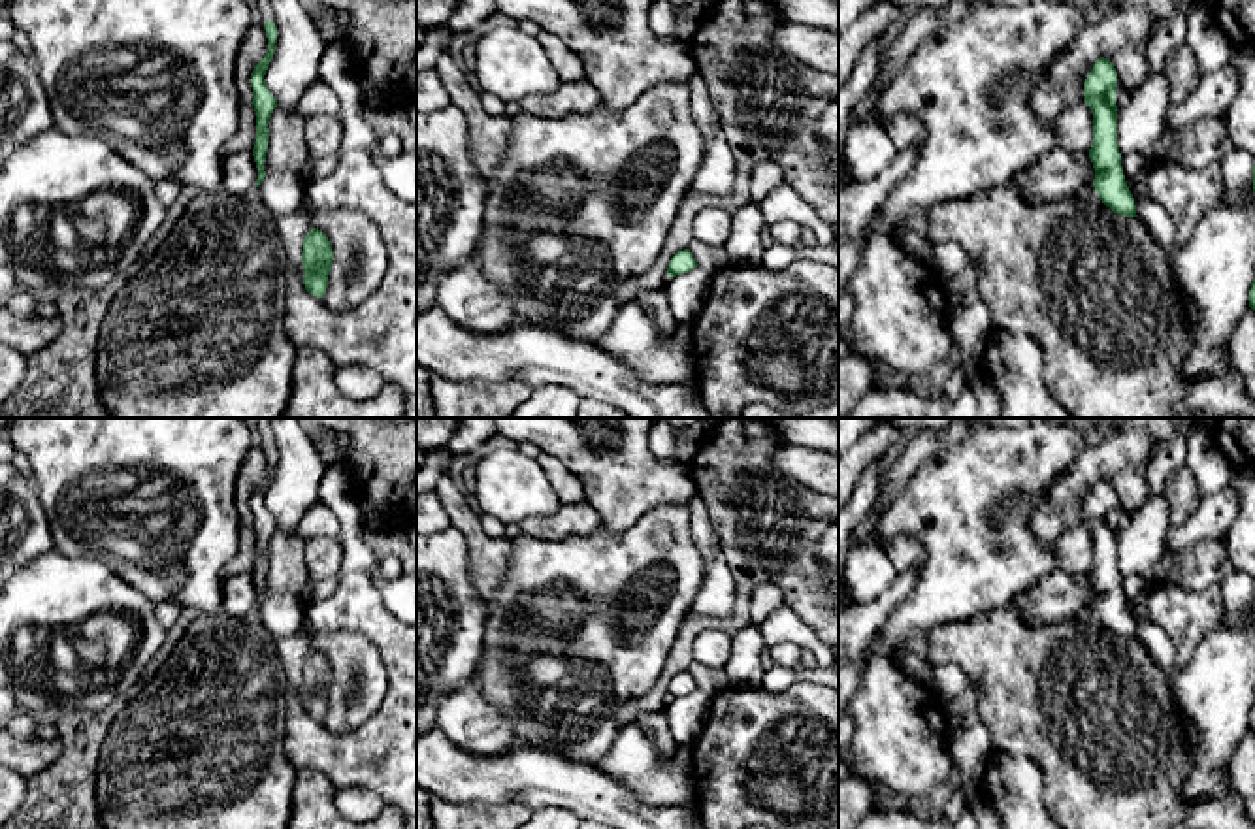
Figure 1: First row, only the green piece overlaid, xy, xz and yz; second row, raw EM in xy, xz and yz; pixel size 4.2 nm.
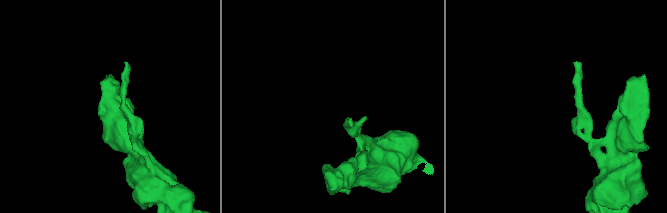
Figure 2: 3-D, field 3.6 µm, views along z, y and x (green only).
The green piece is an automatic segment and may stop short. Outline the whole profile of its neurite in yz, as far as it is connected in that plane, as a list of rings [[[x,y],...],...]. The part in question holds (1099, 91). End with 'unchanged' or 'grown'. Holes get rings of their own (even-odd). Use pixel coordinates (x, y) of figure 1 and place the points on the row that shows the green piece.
[[[1100,57],[1095,60],[1085,83],[1084,102],[1093,113],[1093,145],[1089,158],[1095,168],[1093,187],[1106,207],[1123,217],[1138,217],[1134,198],[1127,187],[1117,145],[1117,72]]] | unchanged

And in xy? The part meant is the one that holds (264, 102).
[[[273,21],[264,23],[266,38],[268,38],[268,53],[264,58],[254,66],[251,73],[251,87],[253,87],[253,106],[256,111],[256,141],[253,147],[253,156],[258,168],[258,179],[256,187],[264,181],[266,171],[264,171],[264,162],[266,162],[266,153],[268,153],[268,139],[269,139],[269,117],[273,109],[277,107],[275,96],[269,92],[264,75],[266,70],[273,58],[275,53],[275,43],[277,43],[277,26]]] | unchanged

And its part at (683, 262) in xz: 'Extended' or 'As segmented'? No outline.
As segmented

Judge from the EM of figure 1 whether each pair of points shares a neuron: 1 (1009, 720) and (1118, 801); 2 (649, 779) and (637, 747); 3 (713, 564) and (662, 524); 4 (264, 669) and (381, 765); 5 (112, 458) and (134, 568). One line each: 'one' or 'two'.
1: one
2: one
3: two
4: two
5: one

